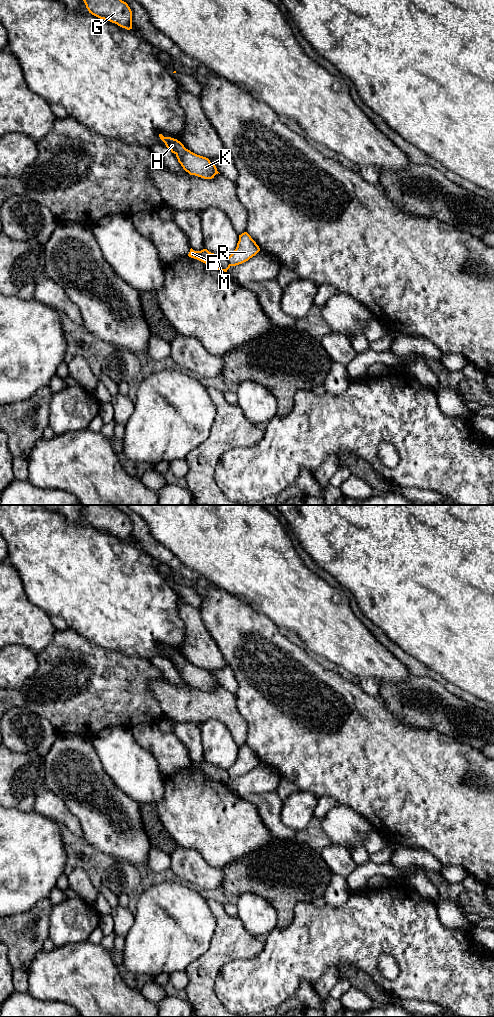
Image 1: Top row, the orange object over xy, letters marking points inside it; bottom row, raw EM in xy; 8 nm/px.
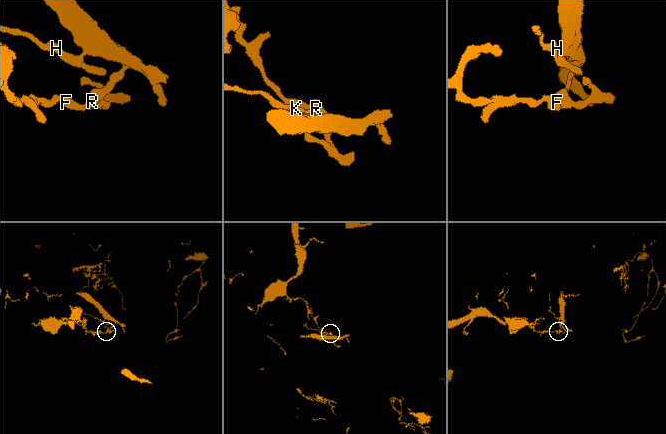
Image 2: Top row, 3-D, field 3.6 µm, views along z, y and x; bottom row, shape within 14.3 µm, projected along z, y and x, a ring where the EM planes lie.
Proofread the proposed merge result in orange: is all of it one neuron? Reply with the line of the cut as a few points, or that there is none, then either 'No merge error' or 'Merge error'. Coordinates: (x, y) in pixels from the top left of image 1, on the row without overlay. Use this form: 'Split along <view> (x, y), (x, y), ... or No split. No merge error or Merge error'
Split along xy (226, 770), (230, 777). Merge error

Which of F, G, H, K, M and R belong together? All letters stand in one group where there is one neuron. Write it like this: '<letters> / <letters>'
F M / G H K R

